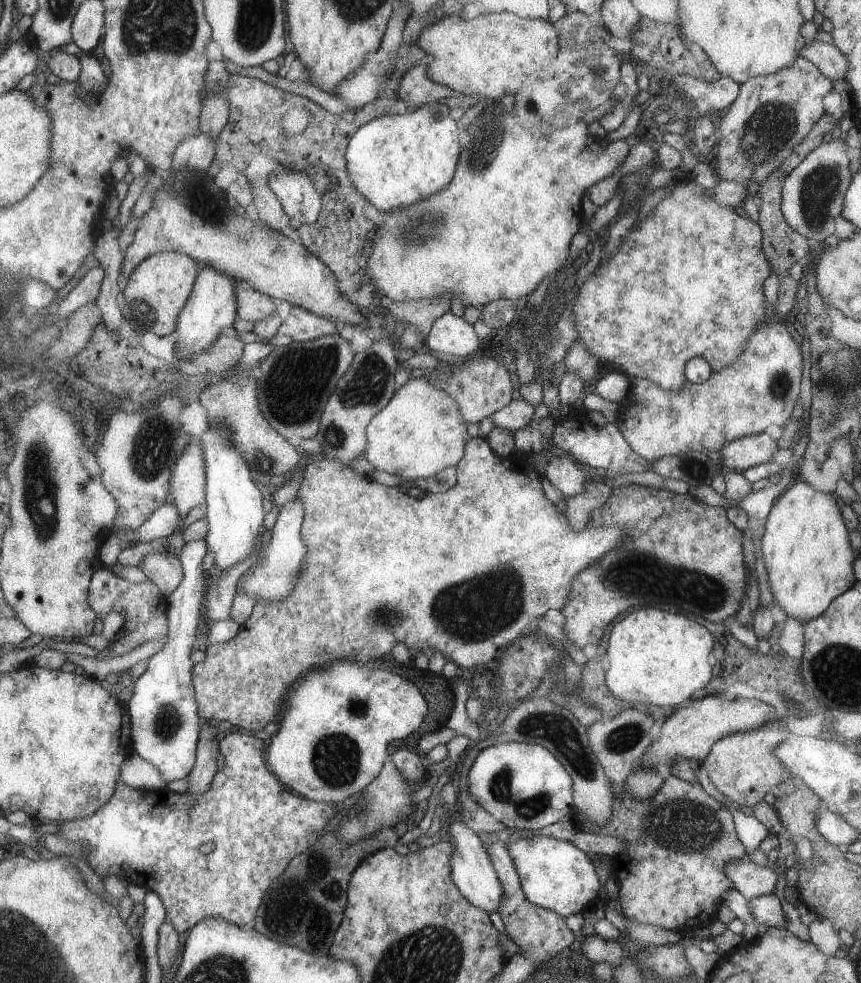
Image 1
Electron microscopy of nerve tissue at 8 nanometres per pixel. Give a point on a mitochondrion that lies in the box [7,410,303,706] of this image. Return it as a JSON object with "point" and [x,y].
{"point":[40,496]}

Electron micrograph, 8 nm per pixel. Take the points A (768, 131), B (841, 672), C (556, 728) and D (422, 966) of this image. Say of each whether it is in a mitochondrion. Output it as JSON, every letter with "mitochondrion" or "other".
{"A":"mitochondrion","B":"mitochondrion","C":"mitochondrion","D":"mitochondrion"}

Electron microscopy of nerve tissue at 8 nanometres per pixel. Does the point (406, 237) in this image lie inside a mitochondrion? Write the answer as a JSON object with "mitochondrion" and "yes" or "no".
{"mitochondrion":"yes"}

